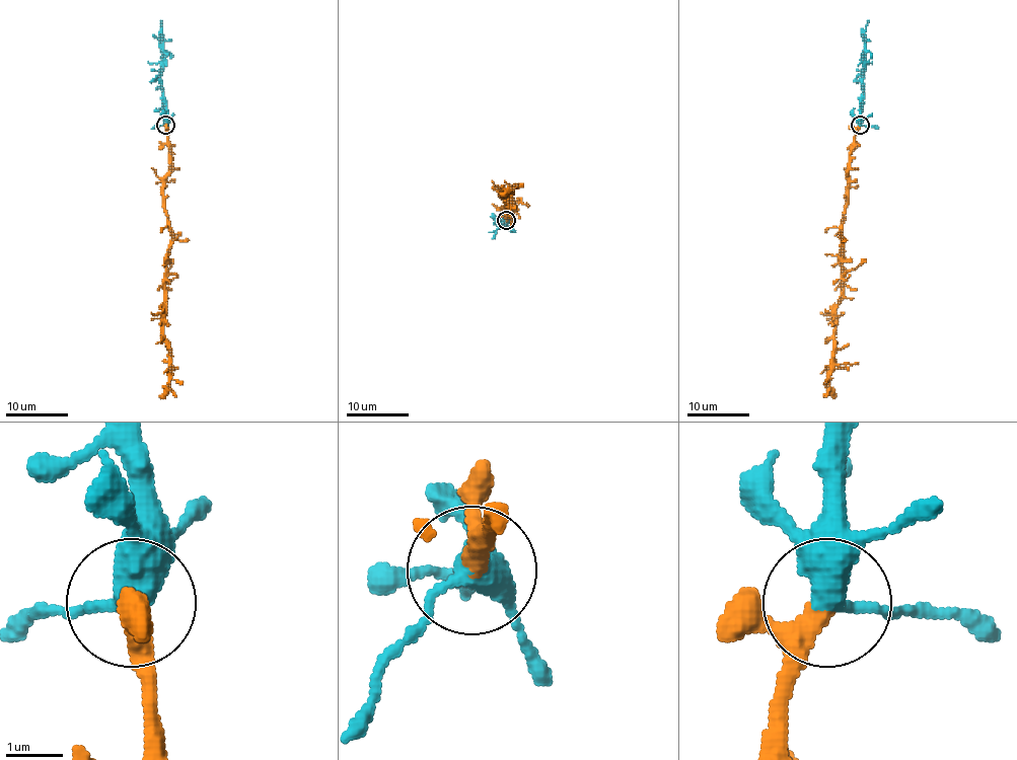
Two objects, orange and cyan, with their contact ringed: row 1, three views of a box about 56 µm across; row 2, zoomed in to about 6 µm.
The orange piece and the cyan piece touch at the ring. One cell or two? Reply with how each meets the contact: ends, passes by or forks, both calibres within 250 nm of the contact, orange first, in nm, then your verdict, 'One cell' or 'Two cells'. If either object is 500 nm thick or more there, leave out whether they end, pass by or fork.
At the ring orange passes by. At the ring cyan passes by. Thickness 280 nm (orange) against 440 nm. One cell

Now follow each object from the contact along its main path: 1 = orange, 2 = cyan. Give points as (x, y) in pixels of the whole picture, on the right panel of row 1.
1: (860, 126), (850, 155), (847, 207), (841, 233), (841, 301), (834, 312), (829, 390), (832, 395)
2: (860, 126), (864, 29), (869, 20)

